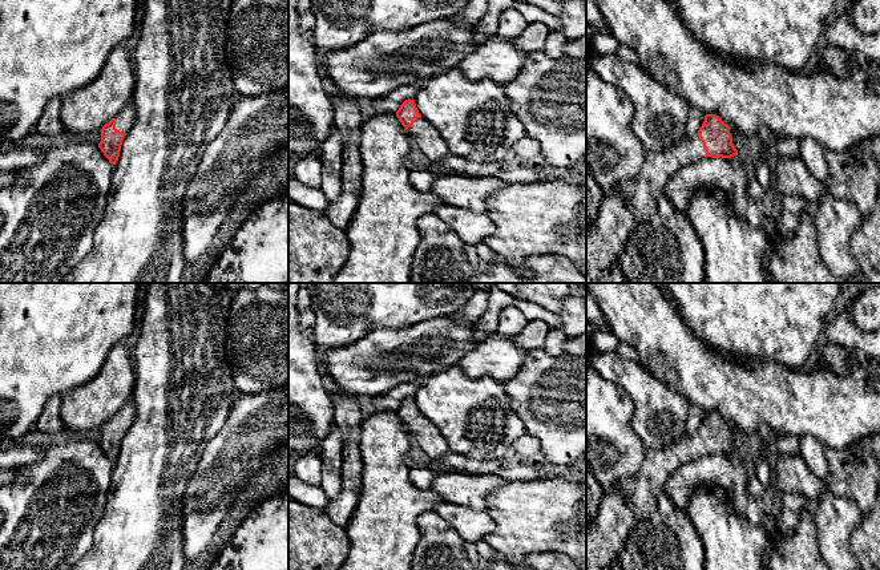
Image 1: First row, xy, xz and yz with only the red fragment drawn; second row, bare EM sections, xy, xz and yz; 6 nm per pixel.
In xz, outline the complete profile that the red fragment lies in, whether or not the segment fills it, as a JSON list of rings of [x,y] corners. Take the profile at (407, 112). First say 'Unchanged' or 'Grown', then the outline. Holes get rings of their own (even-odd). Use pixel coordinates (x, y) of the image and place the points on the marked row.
Grown. [[[405,100],[396,112],[396,117],[405,128],[415,153],[436,163],[440,163],[449,154],[444,138],[421,117],[415,100]]]

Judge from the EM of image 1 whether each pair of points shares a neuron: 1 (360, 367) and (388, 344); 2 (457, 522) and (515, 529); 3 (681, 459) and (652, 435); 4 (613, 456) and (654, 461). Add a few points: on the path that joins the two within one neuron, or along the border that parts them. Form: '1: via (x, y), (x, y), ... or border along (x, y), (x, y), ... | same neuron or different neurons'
1: via (367, 366), (382, 351) | same neuron
2: border along (485, 510), (492, 517), (495, 529), (481, 538) | different neurons
3: border along (686, 433), (673, 444), (648, 451) | different neurons
4: border along (642, 464), (632, 477) | different neurons

